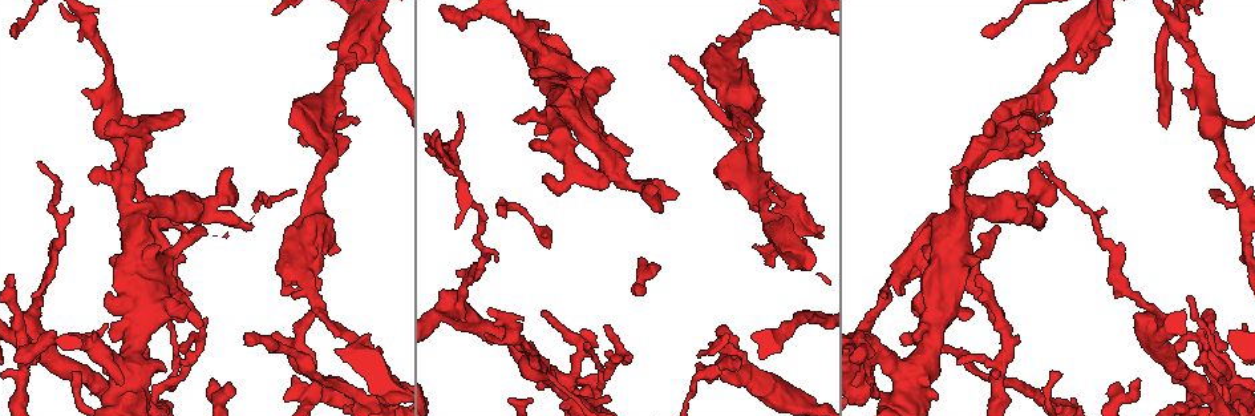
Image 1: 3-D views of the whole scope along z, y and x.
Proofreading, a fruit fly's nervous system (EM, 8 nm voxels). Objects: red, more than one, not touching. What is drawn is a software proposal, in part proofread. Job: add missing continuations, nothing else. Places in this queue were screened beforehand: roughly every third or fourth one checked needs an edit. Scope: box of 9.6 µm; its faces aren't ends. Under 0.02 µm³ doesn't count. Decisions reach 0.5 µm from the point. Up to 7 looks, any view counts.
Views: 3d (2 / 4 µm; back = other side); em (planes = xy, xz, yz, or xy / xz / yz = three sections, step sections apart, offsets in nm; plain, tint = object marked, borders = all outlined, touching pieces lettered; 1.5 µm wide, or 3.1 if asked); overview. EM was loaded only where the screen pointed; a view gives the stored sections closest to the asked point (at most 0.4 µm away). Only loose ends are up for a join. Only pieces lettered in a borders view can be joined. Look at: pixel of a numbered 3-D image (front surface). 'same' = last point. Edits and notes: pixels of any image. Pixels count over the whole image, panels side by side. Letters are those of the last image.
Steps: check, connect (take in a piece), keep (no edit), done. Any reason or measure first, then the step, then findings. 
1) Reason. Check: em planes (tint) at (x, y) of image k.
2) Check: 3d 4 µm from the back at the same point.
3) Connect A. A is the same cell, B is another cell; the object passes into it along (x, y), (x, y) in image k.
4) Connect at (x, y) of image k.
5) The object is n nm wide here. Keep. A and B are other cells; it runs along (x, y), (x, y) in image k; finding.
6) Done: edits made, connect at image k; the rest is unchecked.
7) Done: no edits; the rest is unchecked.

Free end. Check: em xz step 8 (tint) at (1043, 146) of image 1.

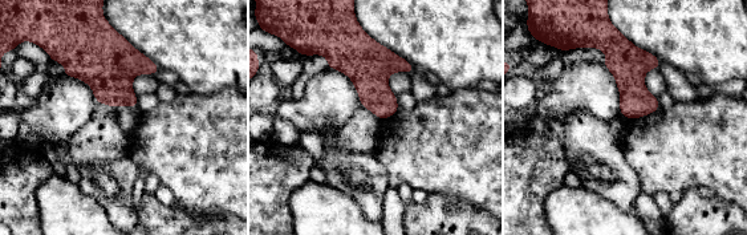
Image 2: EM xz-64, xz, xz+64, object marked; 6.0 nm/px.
Cut it another way. Check: em xy step 8 (borders) at the same point.

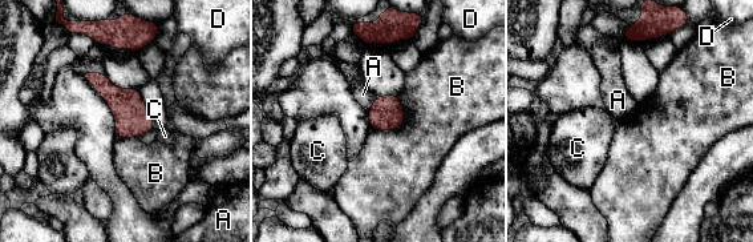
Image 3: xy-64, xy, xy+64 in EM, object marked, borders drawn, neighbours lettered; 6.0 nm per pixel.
Keep. A, B, C and D are other cells; a border runs along (403, 105), (399, 126), (371, 129) in image 3; none of them fits.

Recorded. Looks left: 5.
Long arm stops here. Check: em planes (plain) at (900, 336) of image 1.

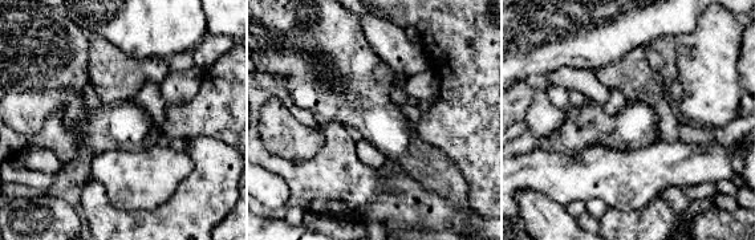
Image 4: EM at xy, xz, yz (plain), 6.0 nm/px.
What lies round it. Check: em planes (borders) at the same point.

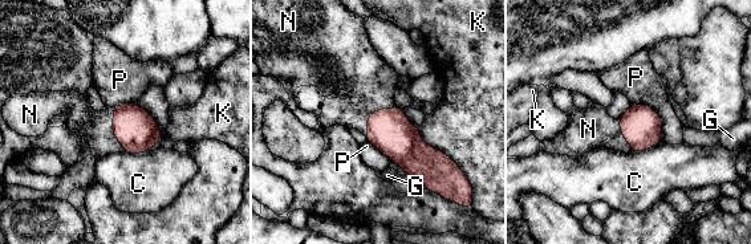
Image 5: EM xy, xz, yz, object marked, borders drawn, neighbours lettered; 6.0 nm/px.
Connect N. N is the same cell, C, G, K and P are other cells; the object passes into it along (389, 130), (370, 113), (356, 81) in image 5; it goes on there.

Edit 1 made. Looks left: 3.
Check: overview.

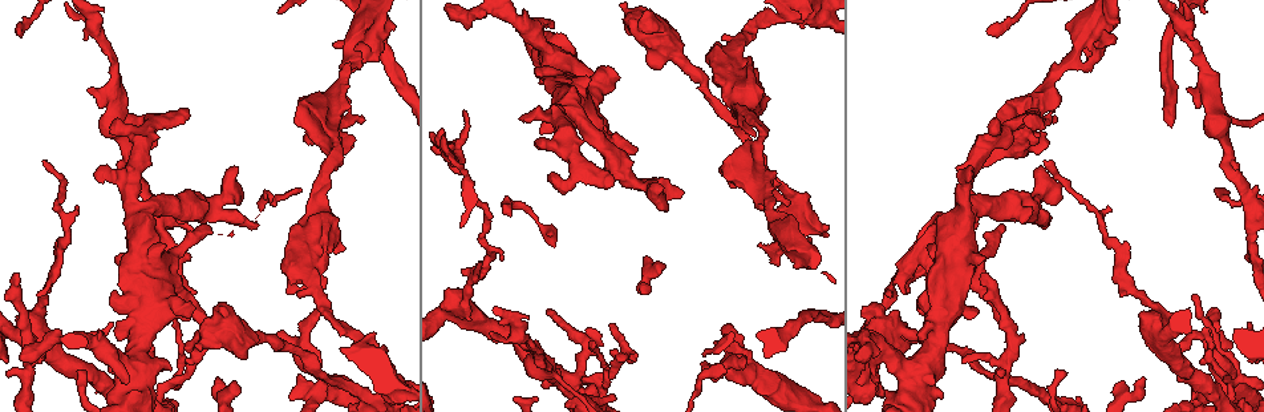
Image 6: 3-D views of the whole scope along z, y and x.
Stops while still wide. Check: em planes (borders) at (170, 368) of image 6.

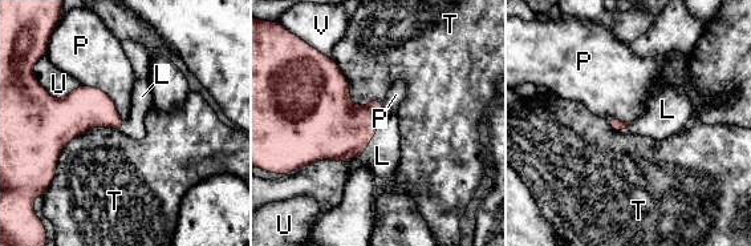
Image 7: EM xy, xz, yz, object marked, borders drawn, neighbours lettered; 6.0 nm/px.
The longest contact is with T, 550 nm. Connect L. L is the same cell, P, T, U and V are other cells; the object passes into it along (332, 128), (372, 138), (382, 156) in image 7; the neuron continues.

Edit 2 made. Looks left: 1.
Done: edits made, connect at image 5, connect at image 7; the rest is unchecked.

